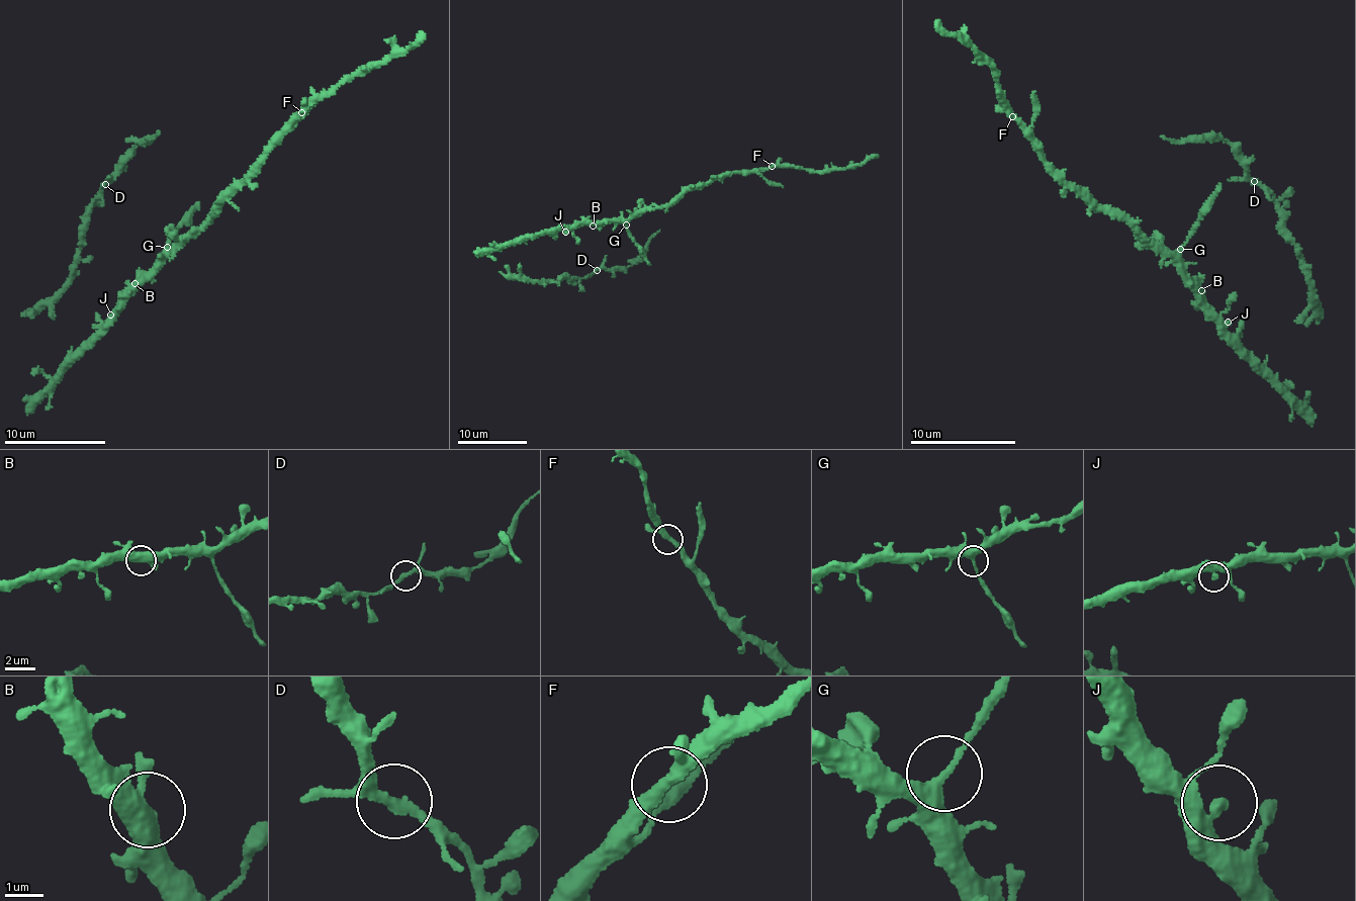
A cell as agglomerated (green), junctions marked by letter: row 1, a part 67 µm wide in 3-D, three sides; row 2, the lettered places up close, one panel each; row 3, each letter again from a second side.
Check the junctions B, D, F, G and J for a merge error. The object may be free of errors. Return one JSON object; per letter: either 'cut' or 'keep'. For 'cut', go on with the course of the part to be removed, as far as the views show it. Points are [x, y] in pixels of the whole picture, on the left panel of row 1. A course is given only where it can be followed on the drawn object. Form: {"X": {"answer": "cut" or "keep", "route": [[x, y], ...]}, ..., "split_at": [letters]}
{"B": {"answer": "keep"}, "D": {"answer": "keep"}, "F": {"answer": "keep"}, "G": {"answer": "cut", "route": [[167, 246], [175, 229], [199, 202]]}, "J": {"answer": "keep"}, "split_at": ["G"]}

